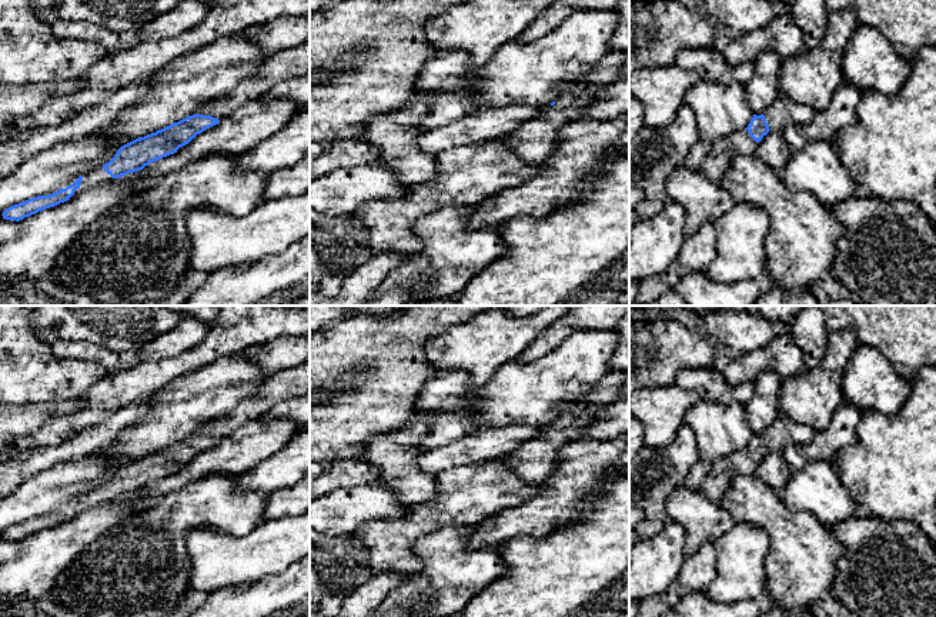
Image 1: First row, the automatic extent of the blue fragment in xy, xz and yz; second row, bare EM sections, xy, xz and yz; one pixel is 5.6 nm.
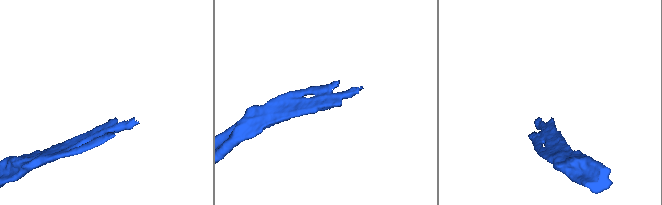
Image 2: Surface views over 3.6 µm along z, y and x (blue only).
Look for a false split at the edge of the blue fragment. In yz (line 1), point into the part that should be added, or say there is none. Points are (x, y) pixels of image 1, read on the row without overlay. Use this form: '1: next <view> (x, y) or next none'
1: next yz (784, 430)

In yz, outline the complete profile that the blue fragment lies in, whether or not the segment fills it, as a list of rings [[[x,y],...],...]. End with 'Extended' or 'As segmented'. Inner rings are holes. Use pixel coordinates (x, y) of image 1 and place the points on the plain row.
[[[779,414],[778,418],[760,436],[753,434],[746,448],[738,450],[716,460],[712,466],[711,476],[726,473],[755,474],[758,463],[769,453],[782,453],[789,444],[808,446],[813,441],[816,431],[803,424]]]. Extended

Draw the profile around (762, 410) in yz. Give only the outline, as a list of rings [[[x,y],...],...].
[[[773,371],[760,373],[752,398],[745,404],[753,434],[760,436],[780,414],[778,407],[782,378]]]

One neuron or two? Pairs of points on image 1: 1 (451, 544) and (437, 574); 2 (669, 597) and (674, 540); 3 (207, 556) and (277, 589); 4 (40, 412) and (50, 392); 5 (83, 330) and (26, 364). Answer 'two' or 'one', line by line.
1: one
2: two
3: two
4: two
5: two

